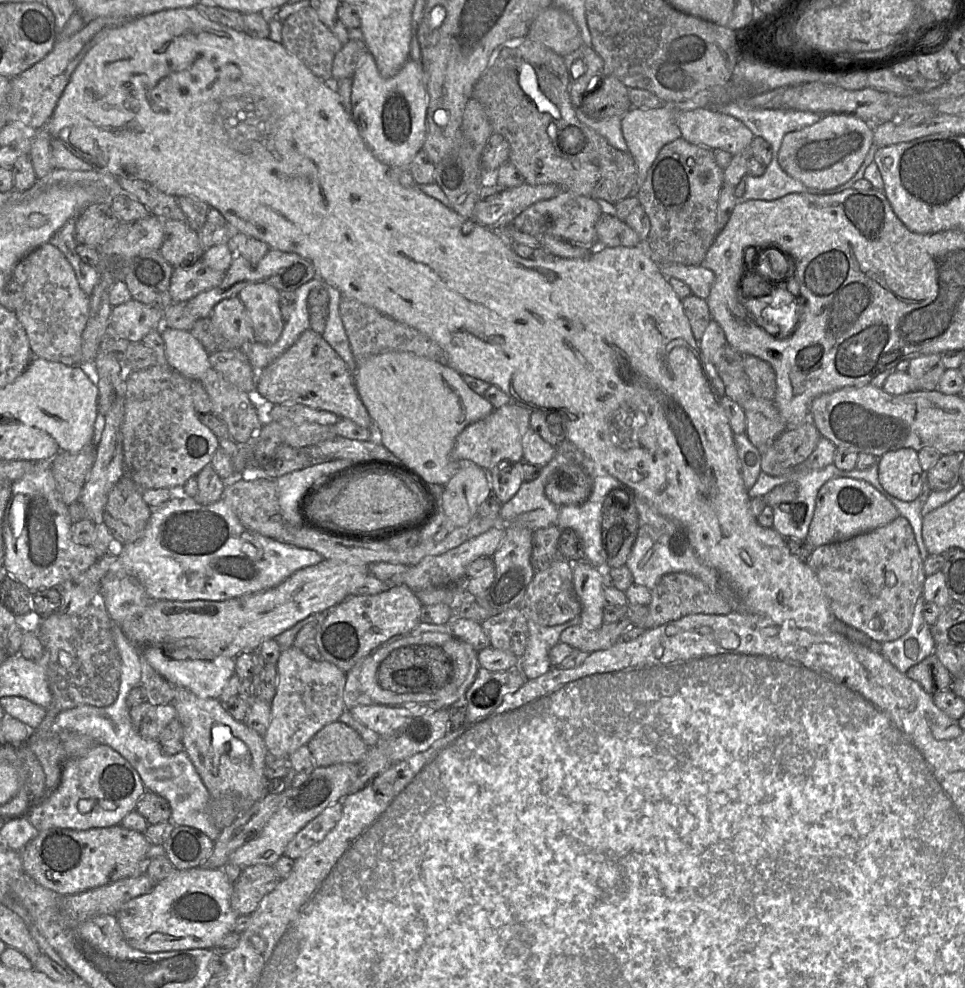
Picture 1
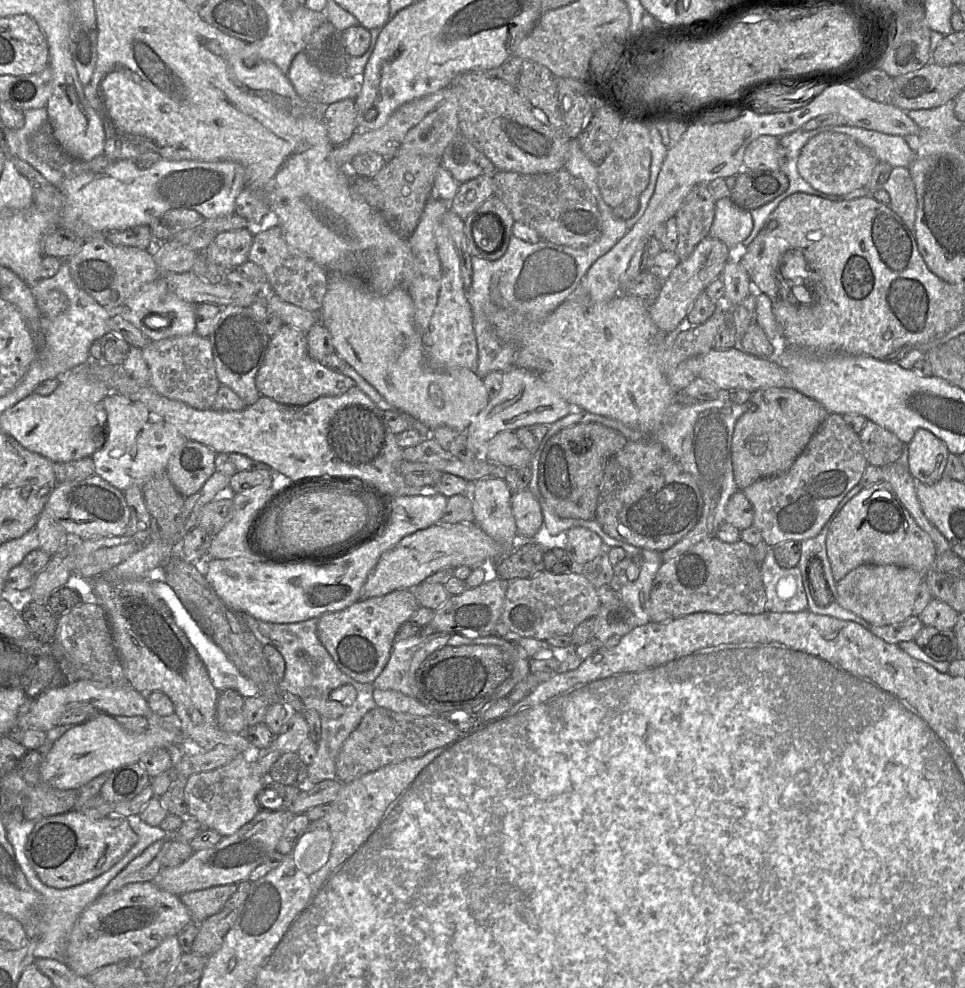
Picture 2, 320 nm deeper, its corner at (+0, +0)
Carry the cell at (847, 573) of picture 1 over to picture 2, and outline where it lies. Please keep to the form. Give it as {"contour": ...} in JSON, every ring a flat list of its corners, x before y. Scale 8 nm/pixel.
{"contour":[[861,565,836,583,838,604,871,626,896,624,913,616,915,594,925,574,894,565]]}

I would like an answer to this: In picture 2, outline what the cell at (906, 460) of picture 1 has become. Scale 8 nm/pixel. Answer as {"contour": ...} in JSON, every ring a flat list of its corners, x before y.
{"contour":[[918,429,907,444,908,471,918,483,935,484,944,477,948,455,943,441,926,429]]}

